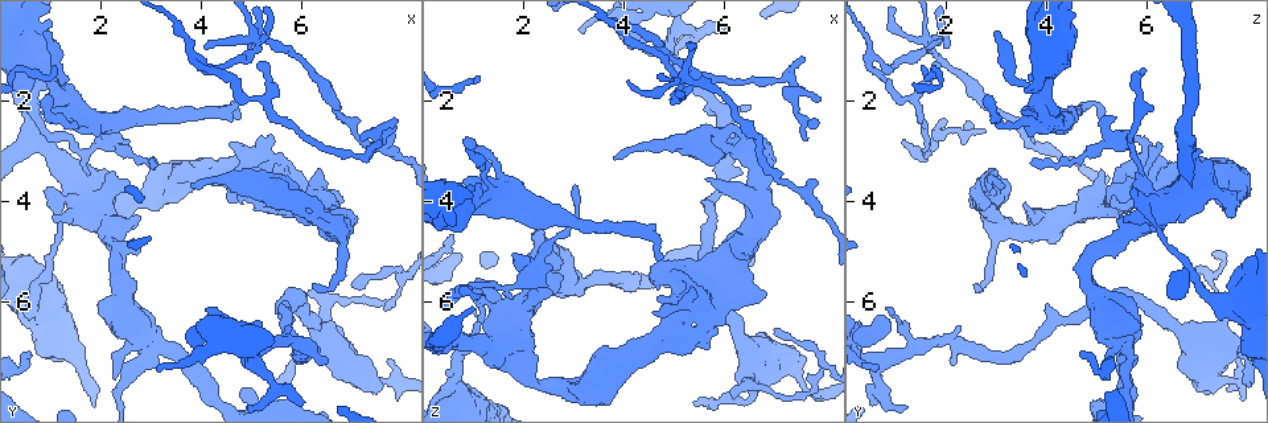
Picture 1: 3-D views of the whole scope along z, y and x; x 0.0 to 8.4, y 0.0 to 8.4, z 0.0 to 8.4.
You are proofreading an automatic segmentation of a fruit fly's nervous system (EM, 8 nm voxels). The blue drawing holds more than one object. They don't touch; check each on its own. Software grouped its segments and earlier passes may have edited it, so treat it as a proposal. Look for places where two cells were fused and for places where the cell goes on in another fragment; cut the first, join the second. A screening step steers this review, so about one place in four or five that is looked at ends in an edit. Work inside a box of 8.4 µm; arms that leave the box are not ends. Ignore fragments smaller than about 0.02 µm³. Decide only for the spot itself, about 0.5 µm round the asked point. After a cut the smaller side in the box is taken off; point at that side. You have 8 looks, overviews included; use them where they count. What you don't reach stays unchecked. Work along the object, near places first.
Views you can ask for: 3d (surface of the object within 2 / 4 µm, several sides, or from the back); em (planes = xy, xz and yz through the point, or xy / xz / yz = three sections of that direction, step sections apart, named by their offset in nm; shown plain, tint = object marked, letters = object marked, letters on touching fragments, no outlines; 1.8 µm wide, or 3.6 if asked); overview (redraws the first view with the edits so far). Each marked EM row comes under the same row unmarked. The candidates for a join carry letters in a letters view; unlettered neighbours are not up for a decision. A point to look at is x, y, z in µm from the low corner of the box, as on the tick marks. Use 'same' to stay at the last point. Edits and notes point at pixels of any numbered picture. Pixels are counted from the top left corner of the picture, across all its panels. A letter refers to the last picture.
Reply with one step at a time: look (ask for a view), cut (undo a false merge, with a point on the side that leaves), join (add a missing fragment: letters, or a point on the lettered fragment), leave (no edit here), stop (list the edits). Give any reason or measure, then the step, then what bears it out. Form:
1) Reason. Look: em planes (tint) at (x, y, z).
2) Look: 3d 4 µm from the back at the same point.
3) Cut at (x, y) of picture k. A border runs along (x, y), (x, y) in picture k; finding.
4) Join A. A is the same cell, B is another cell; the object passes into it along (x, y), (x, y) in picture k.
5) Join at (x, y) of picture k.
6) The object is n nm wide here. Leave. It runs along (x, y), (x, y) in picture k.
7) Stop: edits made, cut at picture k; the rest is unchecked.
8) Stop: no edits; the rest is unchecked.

Branch point. Look: em yz step 16 (tint) at (4.85, 3.55, 6.65).

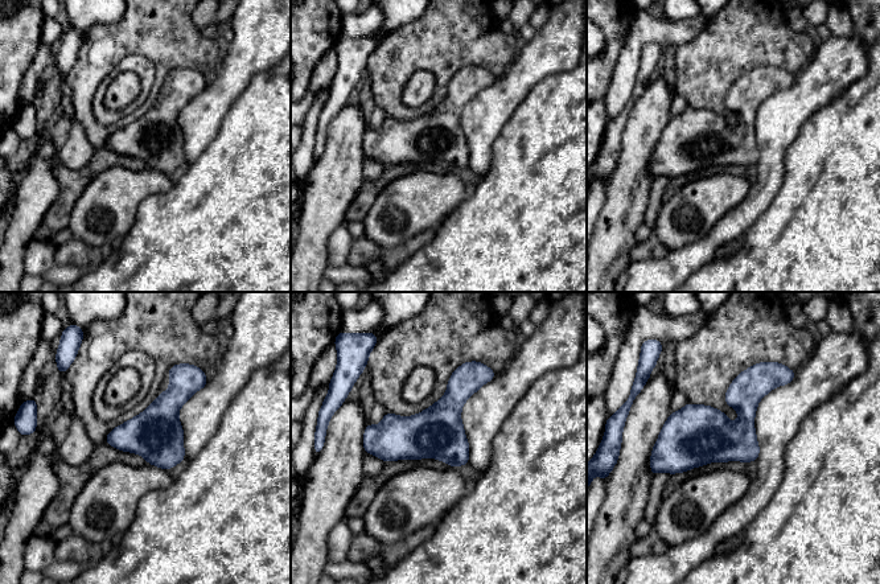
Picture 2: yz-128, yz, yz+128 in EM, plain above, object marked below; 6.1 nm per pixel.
Another direction. Look: em planes (letters) at the same point.

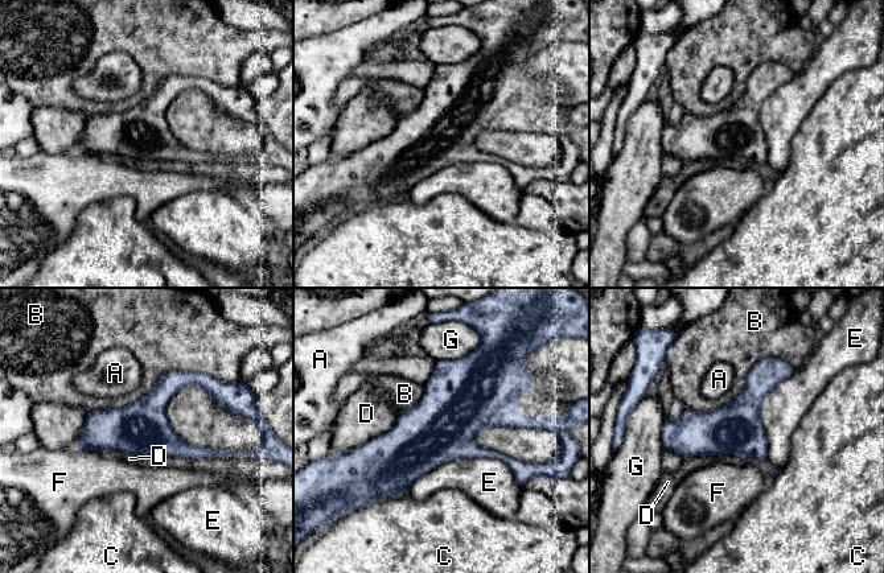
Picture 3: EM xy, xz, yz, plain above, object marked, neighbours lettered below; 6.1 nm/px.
Leave. A, B, C, D, E, F and G are other cells; it runs along (765, 362), (712, 433), (666, 445) in picture 3; all the same cell.

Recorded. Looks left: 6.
Branch point. Look: em planes (tint) at (6.00, 4.05, 3.00).

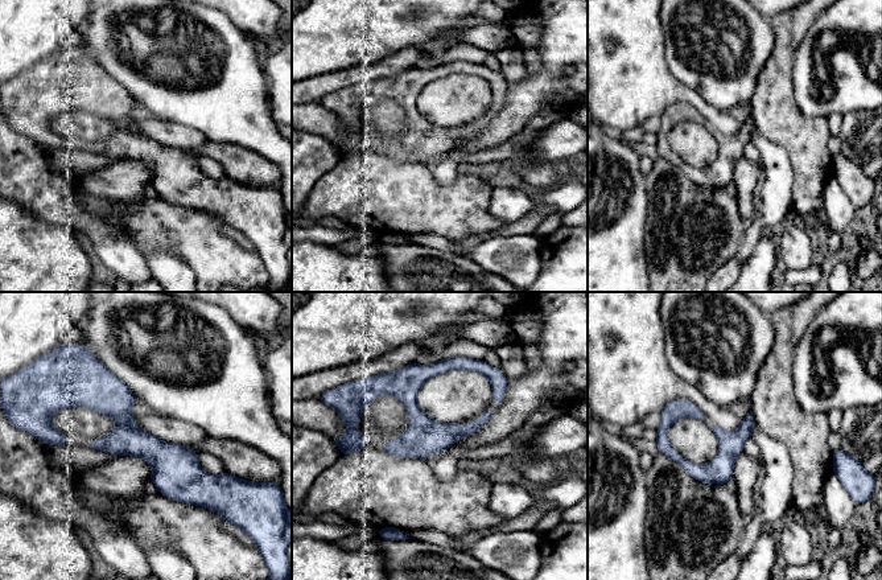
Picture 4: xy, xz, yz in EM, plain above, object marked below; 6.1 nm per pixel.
What lies round it. Look: em planes (letters) at the same point.

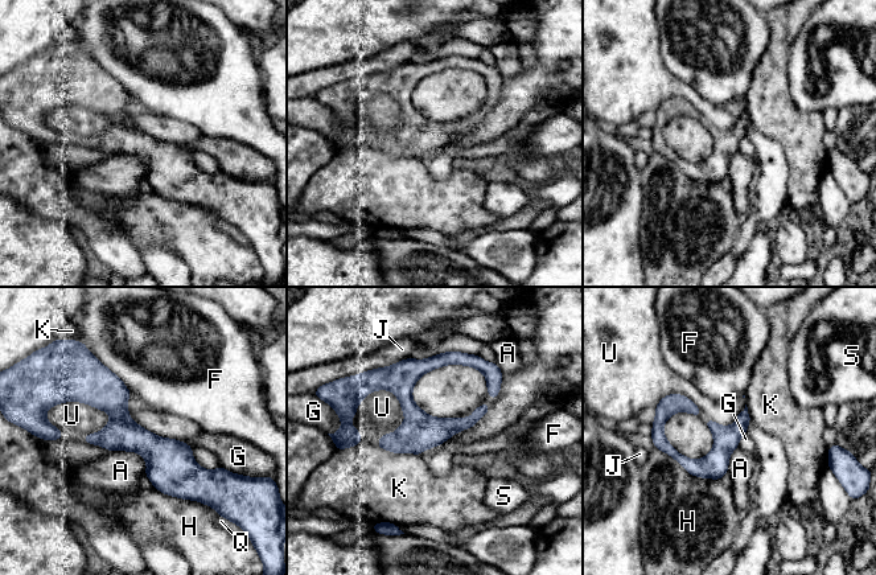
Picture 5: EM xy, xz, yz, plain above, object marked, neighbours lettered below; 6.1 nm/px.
The longest contact is with H, 440 nm. Leave. A, F, G, H, J, K, Q, S and U are other cells; a border runs along (406, 417), (373, 390), (350, 419) in picture 5; continuous, no second cell.

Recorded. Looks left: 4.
A fork. Look: em 3.6 µm planes (letters) at (3.05, 6.75, 5.55).

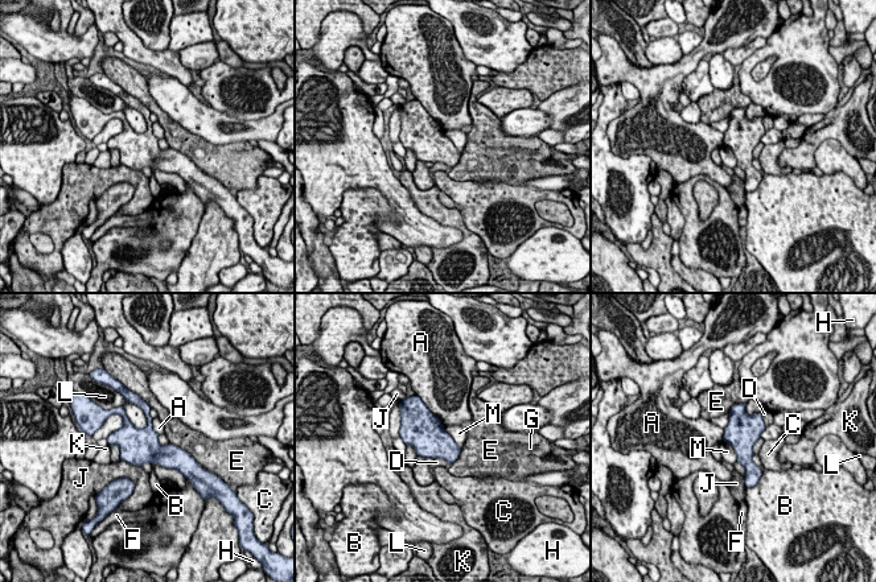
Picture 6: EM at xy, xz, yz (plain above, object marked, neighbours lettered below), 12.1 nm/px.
Leave. A, B, C, D, E, F, G, H, J, K, L and M are other cells; a border runs along (723, 441), (731, 445), (737, 461) in picture 6; one cell here.

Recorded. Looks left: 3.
Stop: no edits; the rest is unchecked.

